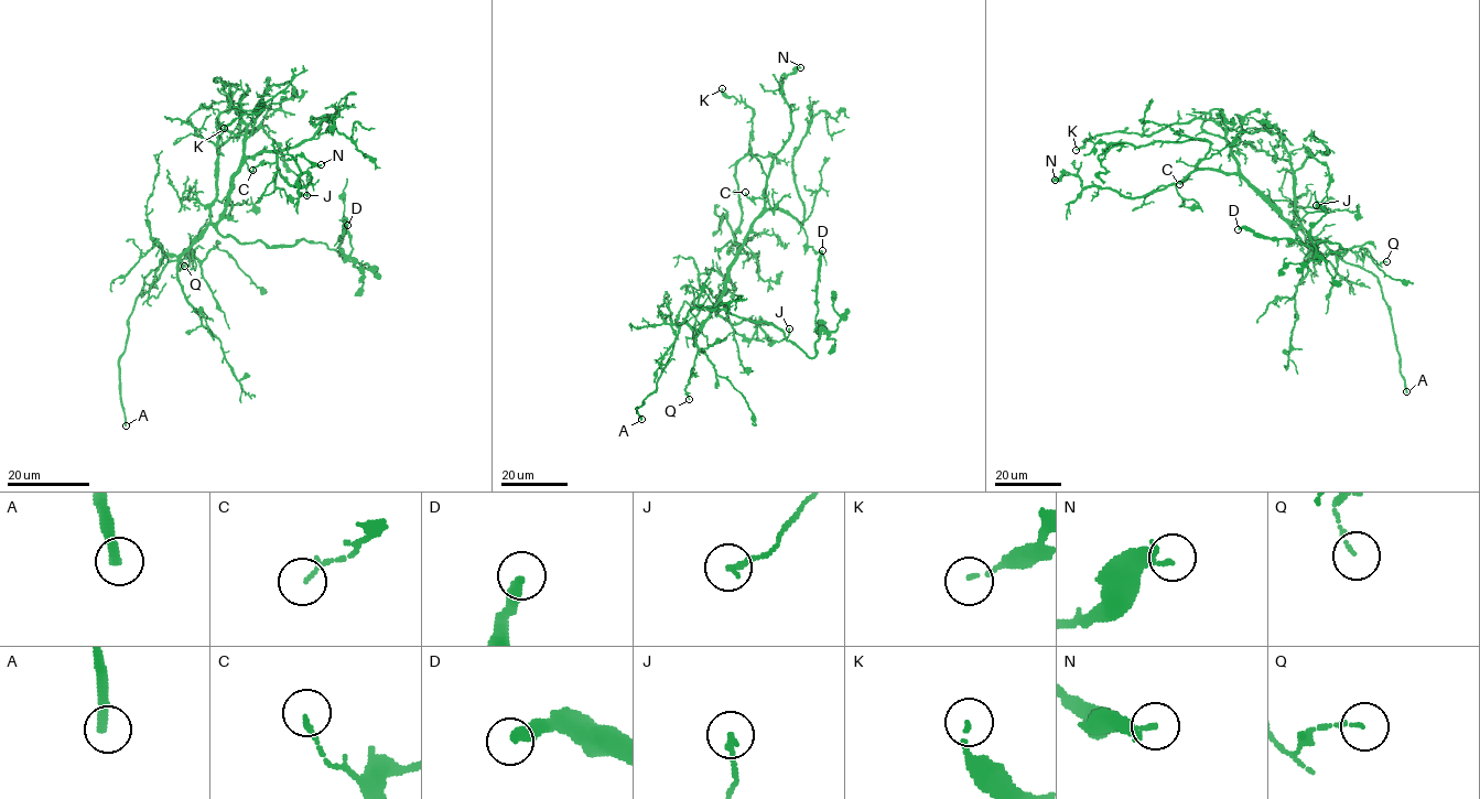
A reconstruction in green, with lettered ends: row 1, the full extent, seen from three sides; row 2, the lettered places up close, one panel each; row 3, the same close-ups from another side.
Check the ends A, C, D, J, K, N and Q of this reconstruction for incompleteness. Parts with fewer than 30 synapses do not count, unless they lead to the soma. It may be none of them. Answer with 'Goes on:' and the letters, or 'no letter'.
Goes on: A

